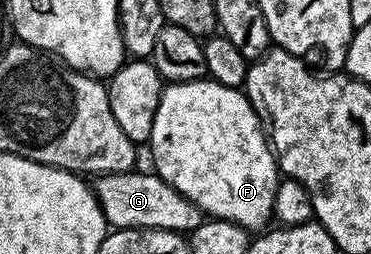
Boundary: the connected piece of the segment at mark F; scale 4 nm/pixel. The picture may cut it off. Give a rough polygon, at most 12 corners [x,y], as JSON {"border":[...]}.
{"border":[[169,82],[155,174],[205,216],[273,218],[276,156],[243,90]]}

